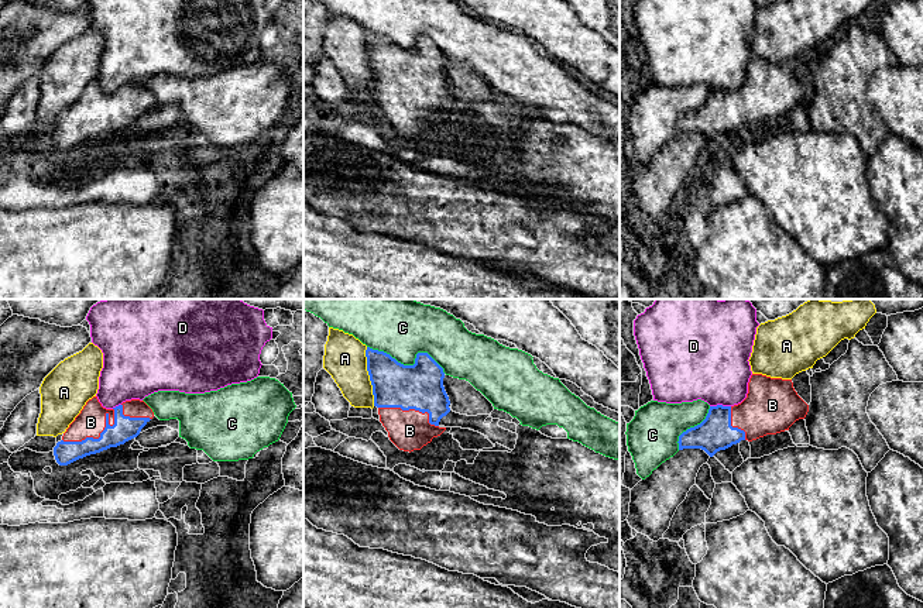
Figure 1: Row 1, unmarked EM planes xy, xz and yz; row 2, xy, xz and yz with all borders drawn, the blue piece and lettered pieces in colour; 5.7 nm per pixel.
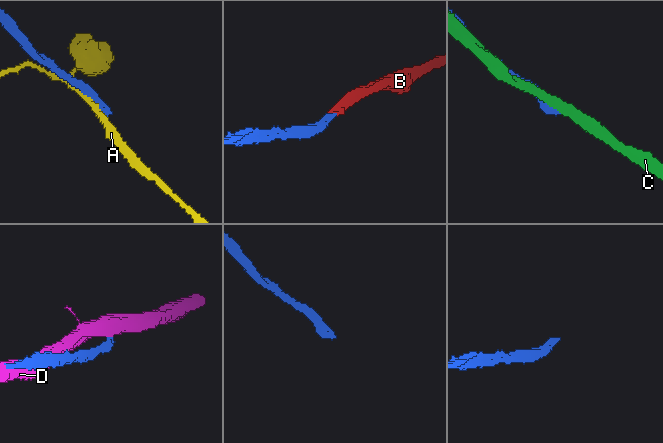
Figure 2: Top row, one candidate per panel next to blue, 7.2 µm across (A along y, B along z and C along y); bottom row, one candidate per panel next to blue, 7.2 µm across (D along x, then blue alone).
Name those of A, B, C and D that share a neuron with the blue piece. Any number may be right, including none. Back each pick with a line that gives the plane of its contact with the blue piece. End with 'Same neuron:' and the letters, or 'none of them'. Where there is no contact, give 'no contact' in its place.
B: xy
Same neuron: B

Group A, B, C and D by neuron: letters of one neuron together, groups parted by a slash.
A / B / C / D

